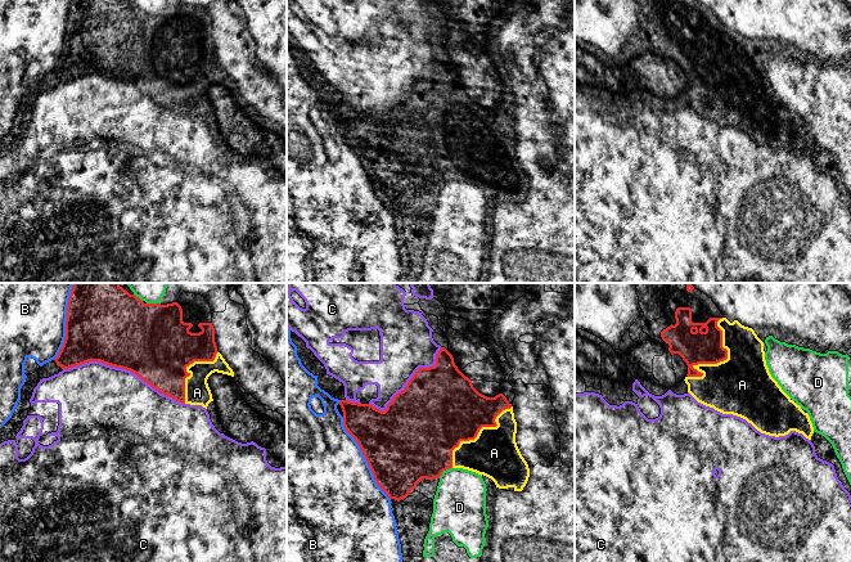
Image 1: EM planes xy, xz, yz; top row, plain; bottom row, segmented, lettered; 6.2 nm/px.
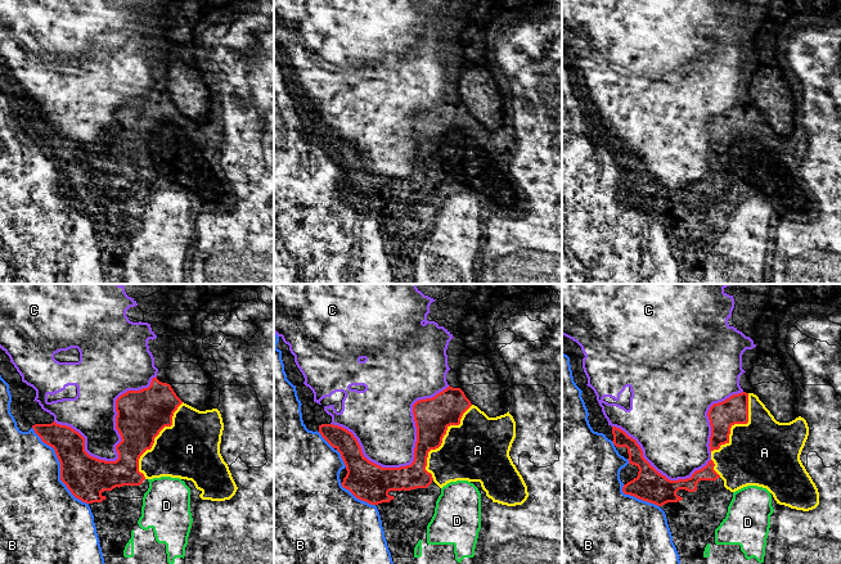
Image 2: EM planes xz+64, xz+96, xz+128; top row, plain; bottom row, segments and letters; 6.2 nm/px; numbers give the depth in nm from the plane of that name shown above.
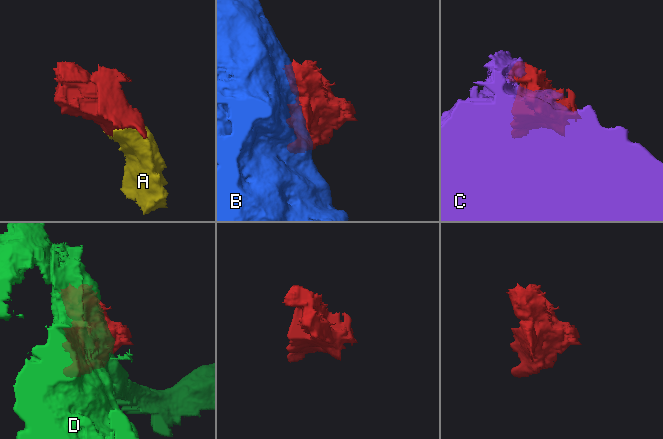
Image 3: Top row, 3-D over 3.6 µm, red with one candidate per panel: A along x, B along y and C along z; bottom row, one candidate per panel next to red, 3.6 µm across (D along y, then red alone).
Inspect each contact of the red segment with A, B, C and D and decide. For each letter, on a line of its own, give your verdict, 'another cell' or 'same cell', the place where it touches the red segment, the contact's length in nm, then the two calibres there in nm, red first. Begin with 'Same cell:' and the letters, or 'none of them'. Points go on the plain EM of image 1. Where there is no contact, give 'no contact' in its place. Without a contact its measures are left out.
Same cell: A
A: same cell; meets red in yz at (719, 73); contact 440 nm long; 200 nm thick on the red side, 380 nm on the other
B: another cell; meets red in xz at (365, 170); contact 600 nm long; 480 nm thick on the red side, 500 nm on the other
C: another cell; meets red in xy at (124, 80); contact 800 nm long; 460 nm thick on the red side, 480 nm on the other
D: another cell; meets red in xz at (444, 181); contact 110 nm long; 480 nm thick on the red side, 340 nm on the other

